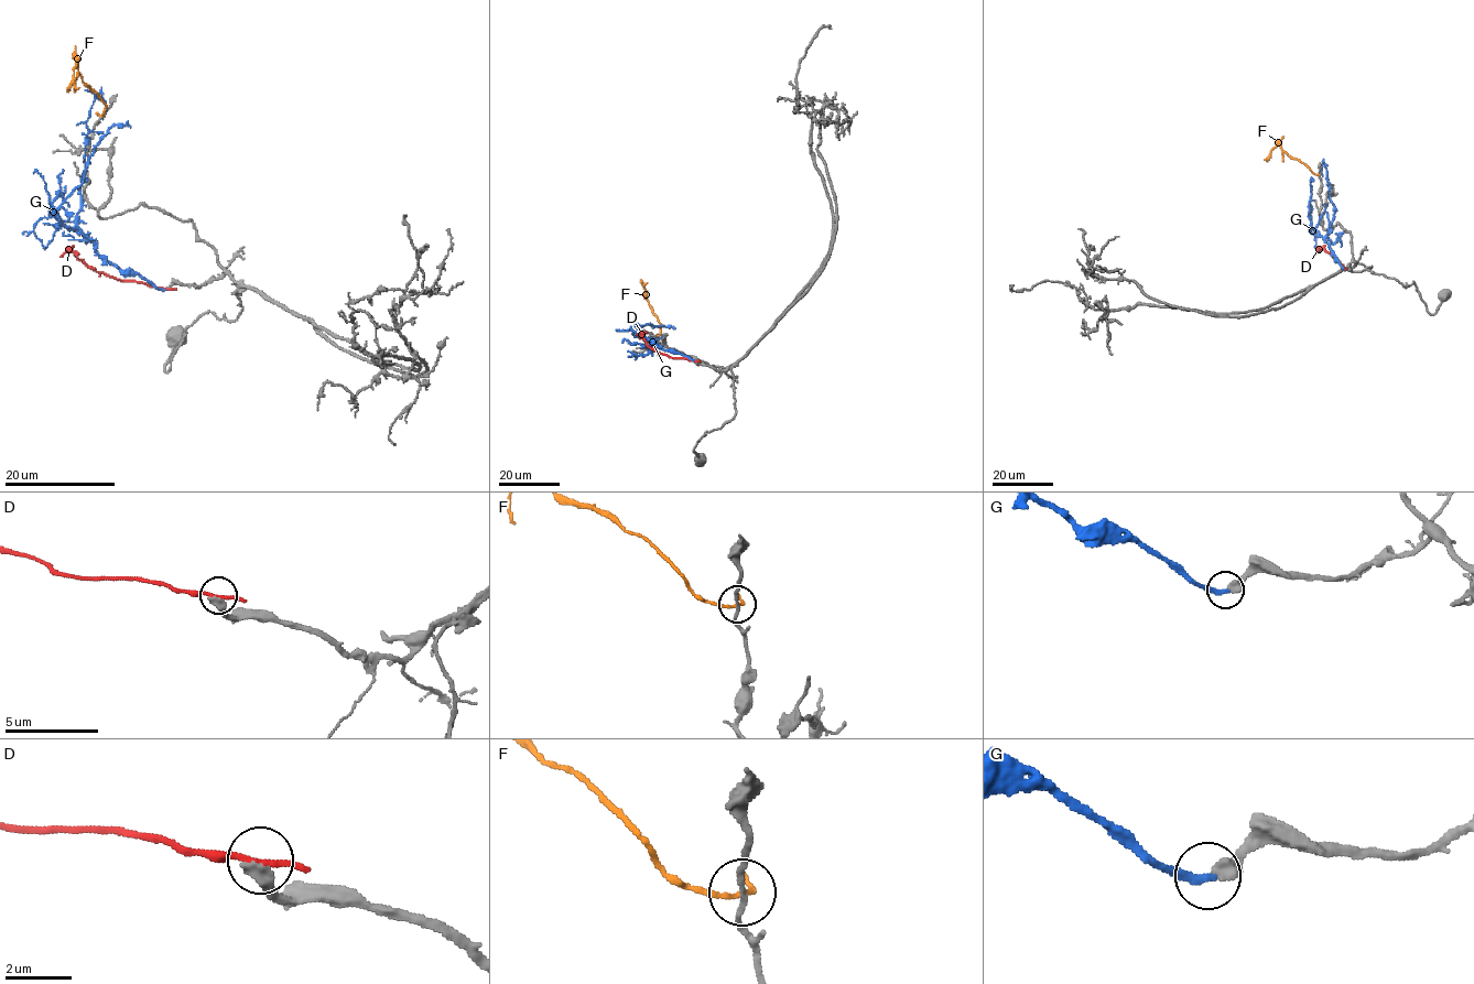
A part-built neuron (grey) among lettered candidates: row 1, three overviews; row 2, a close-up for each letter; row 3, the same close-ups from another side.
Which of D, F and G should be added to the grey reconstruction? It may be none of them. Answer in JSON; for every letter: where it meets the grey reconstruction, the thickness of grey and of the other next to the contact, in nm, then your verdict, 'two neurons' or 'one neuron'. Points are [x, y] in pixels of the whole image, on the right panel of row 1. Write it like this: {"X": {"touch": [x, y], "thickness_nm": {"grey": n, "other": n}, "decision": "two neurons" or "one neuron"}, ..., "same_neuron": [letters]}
{"D": {"touch": [1345, 269], "thickness_nm": {"grey": 440, "other": 190}, "decision": "two neurons"}, "F": {"touch": [1319, 174], "thickness_nm": {"grey": 150, "other": 170}, "decision": "two neurons"}, "G": {"touch": [1345, 269], "thickness_nm": {"grey": 380, "other": 280}, "decision": "one neuron"}, "same_neuron": ["G"]}

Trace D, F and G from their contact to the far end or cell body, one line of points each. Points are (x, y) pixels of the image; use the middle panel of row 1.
D: (695, 360), (654, 352), (643, 338), (646, 332)
F: (659, 335), (661, 324), (640, 282)
G: (694, 360), (663, 349), (650, 339), (646, 346), (649, 349), (651, 343), (660, 337)

